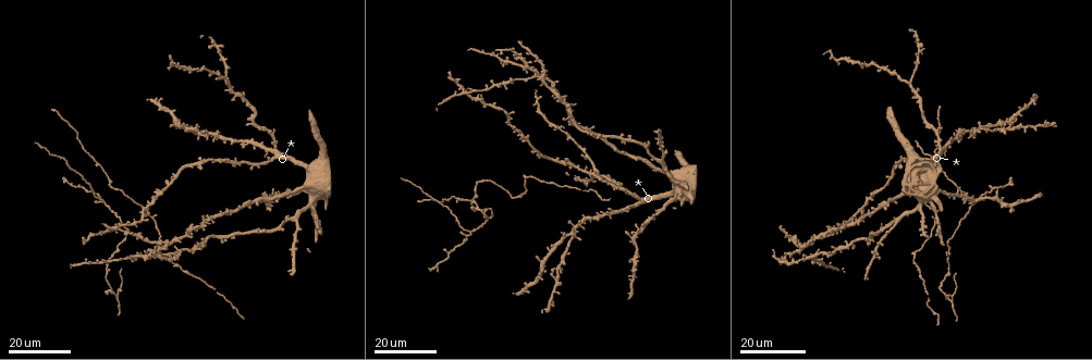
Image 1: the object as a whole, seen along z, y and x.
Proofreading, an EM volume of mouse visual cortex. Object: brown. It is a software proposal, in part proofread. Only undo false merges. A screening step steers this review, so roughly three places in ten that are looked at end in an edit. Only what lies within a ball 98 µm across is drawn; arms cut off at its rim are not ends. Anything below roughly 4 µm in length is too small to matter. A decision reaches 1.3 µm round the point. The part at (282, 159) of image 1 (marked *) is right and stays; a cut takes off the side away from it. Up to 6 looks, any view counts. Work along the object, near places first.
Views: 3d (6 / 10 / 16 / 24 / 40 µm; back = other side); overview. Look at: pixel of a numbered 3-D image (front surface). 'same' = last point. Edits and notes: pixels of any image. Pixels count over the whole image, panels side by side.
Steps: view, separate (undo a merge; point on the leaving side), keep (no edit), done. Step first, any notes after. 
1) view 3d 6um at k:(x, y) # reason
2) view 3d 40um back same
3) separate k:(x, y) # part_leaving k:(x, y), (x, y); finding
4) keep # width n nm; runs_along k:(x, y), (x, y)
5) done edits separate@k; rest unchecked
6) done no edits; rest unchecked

view 3d 24um at 1:(116, 294) # branch point

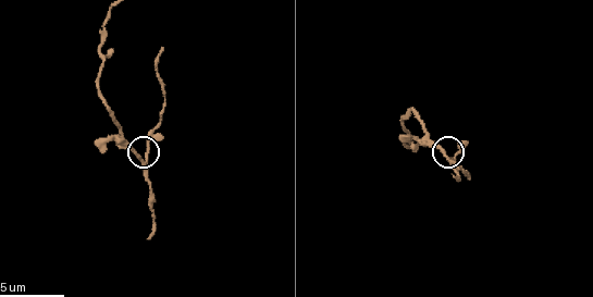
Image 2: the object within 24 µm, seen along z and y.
view 3d 6um at 2:(145, 156)

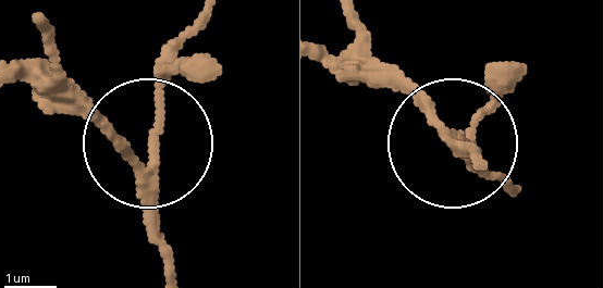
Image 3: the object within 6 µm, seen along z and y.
separate 3:(156, 119) # side_arm 7 um; part_leaving 3:(146, 188), (159, 76), (202, 11); a second cell is stuck on

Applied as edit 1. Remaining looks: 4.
view overview

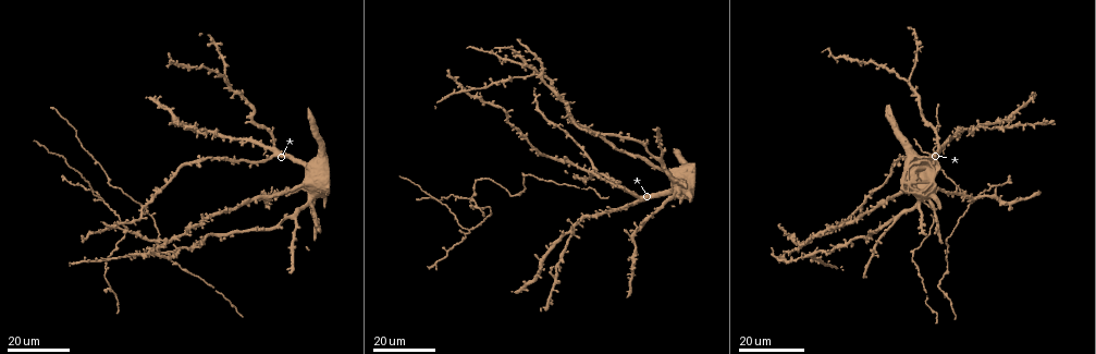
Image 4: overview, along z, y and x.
view 3d 24um at 4:(468, 229) # side arm on a straight run

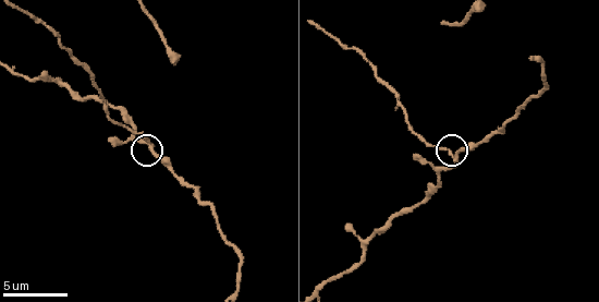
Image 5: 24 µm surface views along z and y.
view 3d 10um at 5:(455, 158)

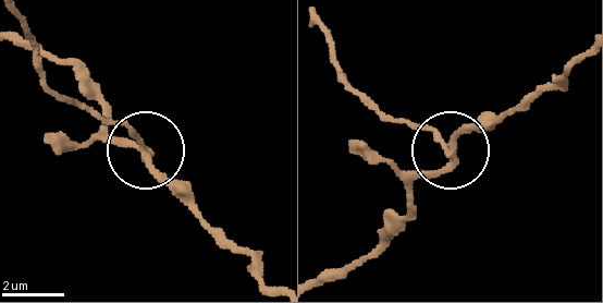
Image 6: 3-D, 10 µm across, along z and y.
separate 6:(126, 122) # arms 3; part_leaving 6:(144, 149), (121, 123), (50, 89), (24, 19); a second cell is stuck on

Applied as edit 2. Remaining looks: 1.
done edits separate@3, separate@6; rest unchecked

